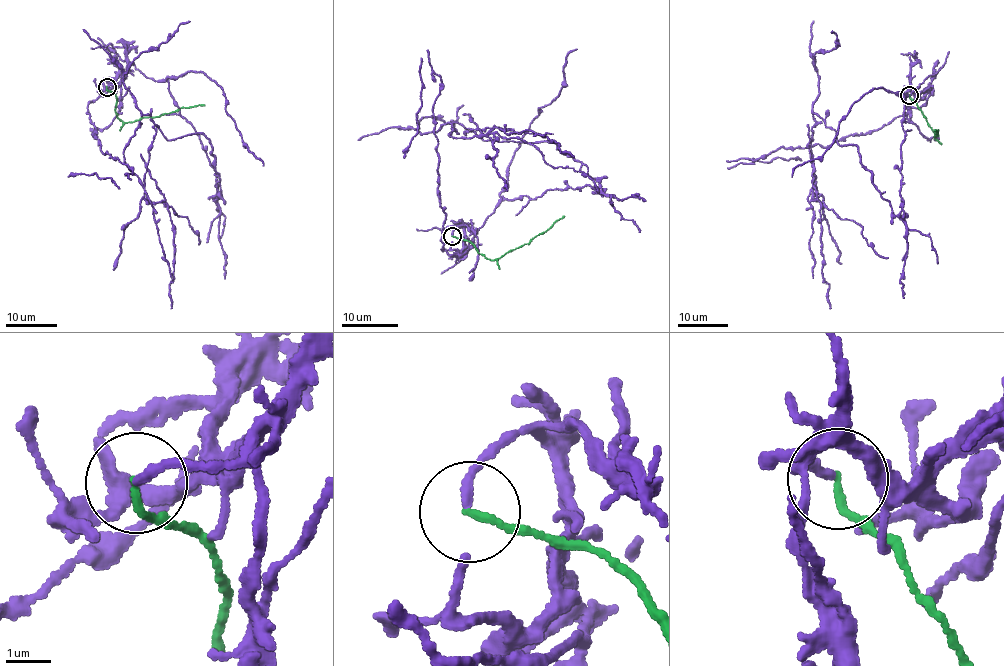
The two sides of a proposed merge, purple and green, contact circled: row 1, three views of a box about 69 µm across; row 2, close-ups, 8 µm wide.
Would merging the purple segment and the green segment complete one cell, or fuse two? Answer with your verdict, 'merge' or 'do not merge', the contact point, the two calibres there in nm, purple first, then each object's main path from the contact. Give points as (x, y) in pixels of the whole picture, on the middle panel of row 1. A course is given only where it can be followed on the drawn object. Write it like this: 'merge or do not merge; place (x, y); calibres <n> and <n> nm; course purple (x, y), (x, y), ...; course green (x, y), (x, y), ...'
do not merge; place (452, 236); calibres 200 and 160 nm; course purple (453, 235), (464, 253), (505, 199), (599, 186), (555, 144), (452, 123), (572, 157); course green (453, 235), (474, 245), (485, 257), (496, 258), (529, 244), (564, 215)

